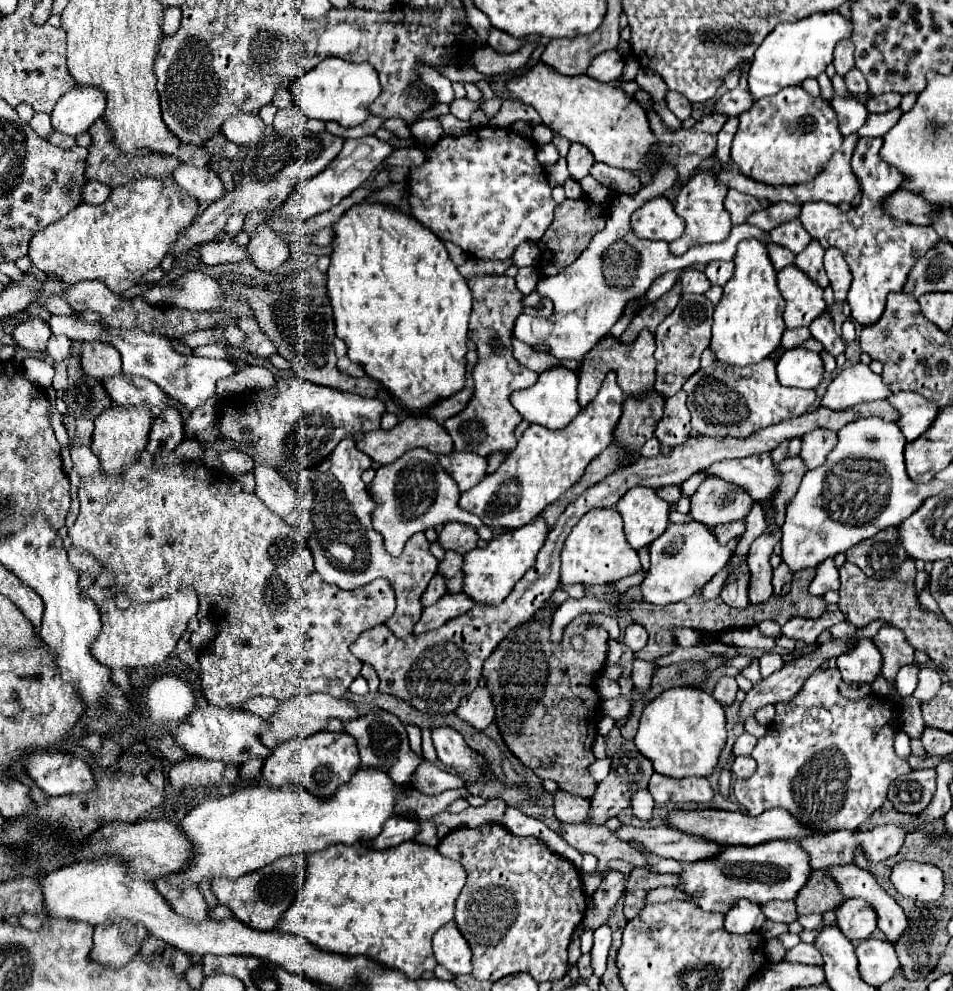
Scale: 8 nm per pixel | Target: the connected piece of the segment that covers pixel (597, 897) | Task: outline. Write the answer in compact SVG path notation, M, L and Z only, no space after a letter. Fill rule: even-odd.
M608 870L602 876L600 886L592 894L592 902L600 916L608 916L608 910L616 906L616 902L624 894L624 874L618 870Z

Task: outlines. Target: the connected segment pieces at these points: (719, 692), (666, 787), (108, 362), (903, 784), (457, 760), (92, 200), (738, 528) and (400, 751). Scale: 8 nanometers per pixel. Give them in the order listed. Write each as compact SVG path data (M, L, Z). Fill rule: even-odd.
M722 676L714 688L714 698L720 704L732 704L736 700L736 692L738 692L736 680L730 676Z
M658 772L652 774L648 792L652 794L654 802L666 804L666 802L710 802L714 792L706 778L668 778Z
M84 342L80 362L86 374L94 376L96 380L104 380L122 372L118 350L106 342Z
M912 770L896 778L888 788L888 800L898 812L920 814L932 800L936 790L936 772L932 770Z
M450 726L432 728L432 742L438 758L446 766L458 770L466 784L472 784L478 778L486 778L482 772L480 756L470 752L468 744L464 742L464 738L456 728L450 728Z
M88 182L84 186L84 202L86 204L102 204L110 194L110 188L102 182Z
M744 520L730 522L730 524L718 524L718 526L714 528L714 534L716 534L716 538L718 538L720 544L726 544L728 540L744 534Z
M374 708L374 712L368 712L360 716L358 720L346 720L344 730L356 740L360 756L362 756L362 764L388 772L390 778L398 784L406 782L420 764L420 758L410 750L406 726L400 722L398 716L394 716L388 710Z

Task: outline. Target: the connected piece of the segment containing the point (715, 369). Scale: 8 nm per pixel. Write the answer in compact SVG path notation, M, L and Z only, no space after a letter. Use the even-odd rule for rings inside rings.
M768 356L750 368L730 368L730 364L720 364L718 360L708 372L698 370L690 376L684 390L688 394L692 430L700 436L748 438L758 428L780 424L782 420L798 418L814 410L816 392L782 386L776 376L776 362L774 356Z

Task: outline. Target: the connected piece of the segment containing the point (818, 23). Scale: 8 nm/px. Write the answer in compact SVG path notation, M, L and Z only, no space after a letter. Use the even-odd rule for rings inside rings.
M818 12L794 24L778 24L758 46L748 72L748 92L754 100L778 94L782 88L802 84L806 78L816 78L832 62L836 42L852 36L850 20L838 12Z

